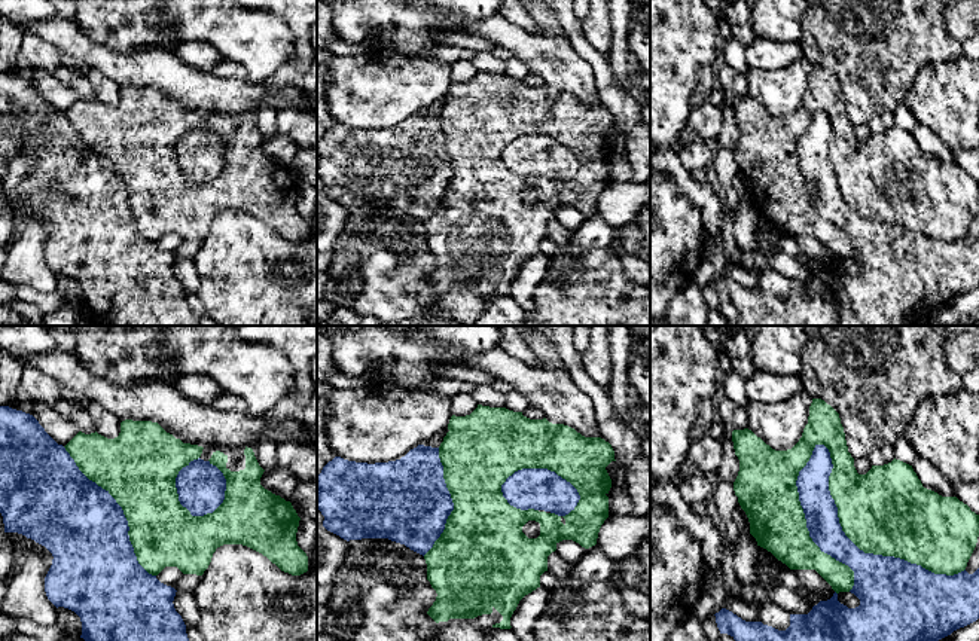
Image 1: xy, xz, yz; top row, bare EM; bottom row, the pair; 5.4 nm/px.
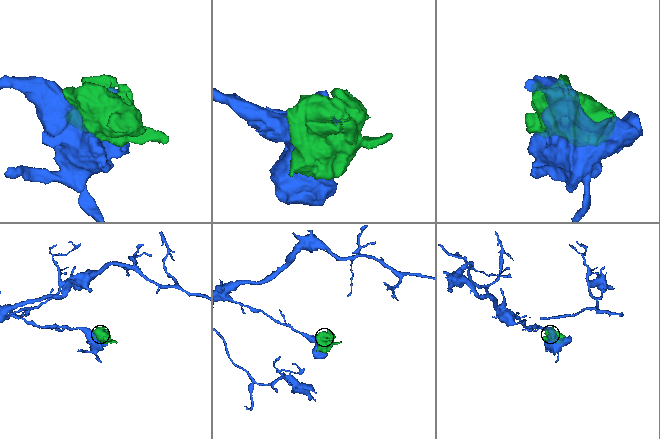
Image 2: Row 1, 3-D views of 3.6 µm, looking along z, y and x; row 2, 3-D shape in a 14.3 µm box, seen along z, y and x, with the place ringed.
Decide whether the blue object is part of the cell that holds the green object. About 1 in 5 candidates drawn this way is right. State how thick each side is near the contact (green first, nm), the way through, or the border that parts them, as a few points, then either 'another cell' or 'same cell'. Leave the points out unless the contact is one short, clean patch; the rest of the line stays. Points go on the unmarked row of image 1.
calibres 460 and 300 nm; another cell

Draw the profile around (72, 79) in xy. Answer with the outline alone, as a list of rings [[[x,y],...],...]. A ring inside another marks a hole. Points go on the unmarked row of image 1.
[[[62,65],[54,74],[67,88],[73,88],[79,92],[80,98],[85,101],[95,100],[95,92],[88,74],[77,73],[67,65]]]

